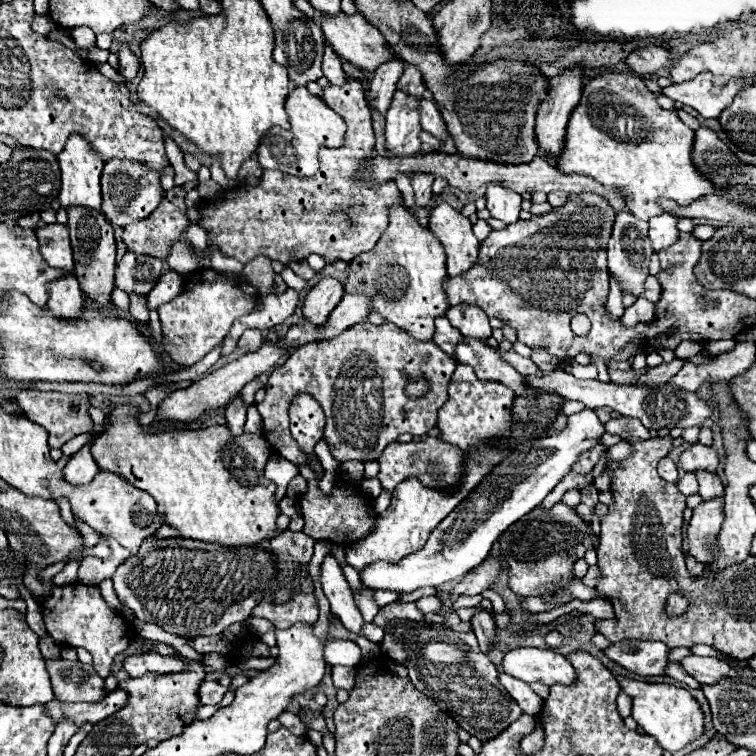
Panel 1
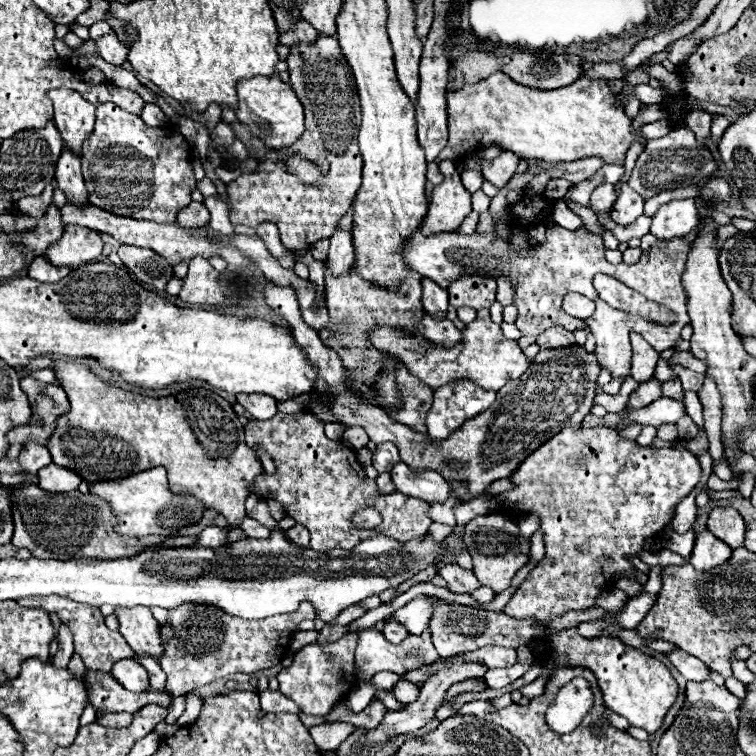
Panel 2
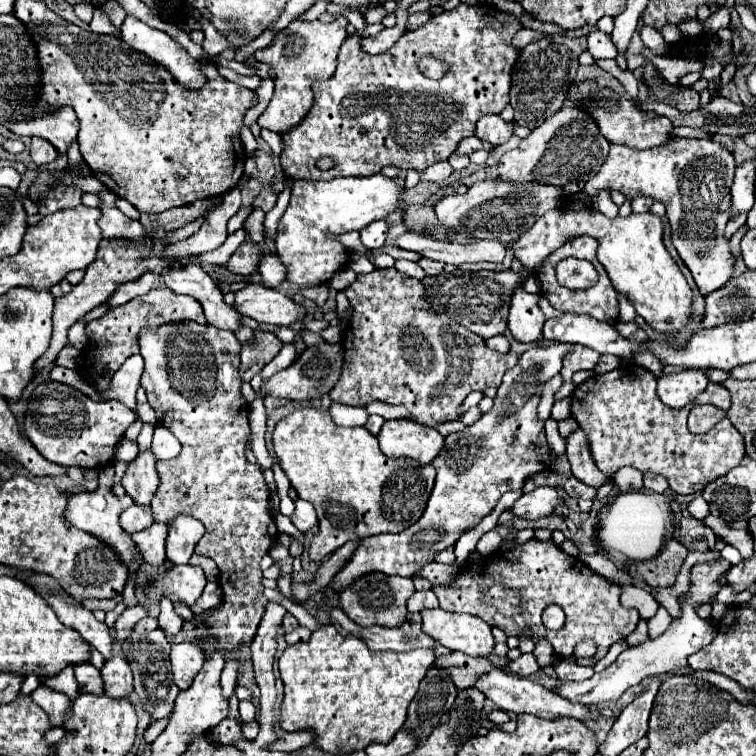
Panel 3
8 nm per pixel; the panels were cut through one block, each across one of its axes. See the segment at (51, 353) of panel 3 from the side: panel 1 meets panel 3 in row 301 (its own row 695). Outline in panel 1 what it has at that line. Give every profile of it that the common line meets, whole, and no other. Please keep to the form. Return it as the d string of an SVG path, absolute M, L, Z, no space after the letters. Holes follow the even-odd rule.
M48 660L54 696L60 702L100 702L108 694L104 680L96 676L92 664L70 662L70 660Z

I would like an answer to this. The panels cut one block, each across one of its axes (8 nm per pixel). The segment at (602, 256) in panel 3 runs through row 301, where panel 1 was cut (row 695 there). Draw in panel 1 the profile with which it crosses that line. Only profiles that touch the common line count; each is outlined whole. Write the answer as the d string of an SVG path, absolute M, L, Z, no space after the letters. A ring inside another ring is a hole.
M616 676L622 692L626 692L632 698L632 718L638 722L638 726L654 736L658 744L668 750L676 752L696 740L702 734L702 710L700 704L692 698L692 694L684 688L672 686L672 684L648 684L648 682L638 682L628 676Z

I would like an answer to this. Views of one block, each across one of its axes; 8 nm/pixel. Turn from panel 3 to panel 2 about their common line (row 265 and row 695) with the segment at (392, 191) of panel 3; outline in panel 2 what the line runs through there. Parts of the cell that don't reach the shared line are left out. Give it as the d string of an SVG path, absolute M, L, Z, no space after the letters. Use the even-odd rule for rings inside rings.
M354 632L344 634L340 640L330 644L308 644L296 652L292 664L282 668L276 676L280 682L280 692L294 700L304 714L310 716L326 716L332 712L334 704L344 700L352 688L356 686L358 678L354 674L354 650L358 644L358 636Z

